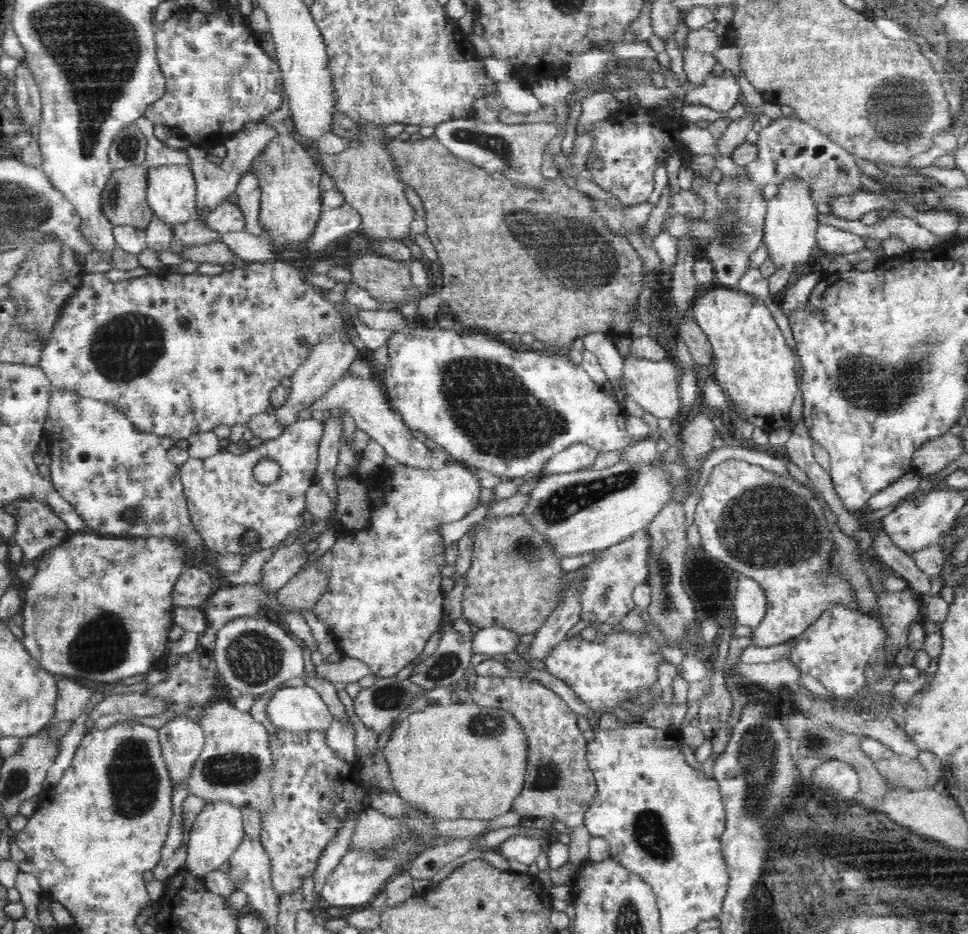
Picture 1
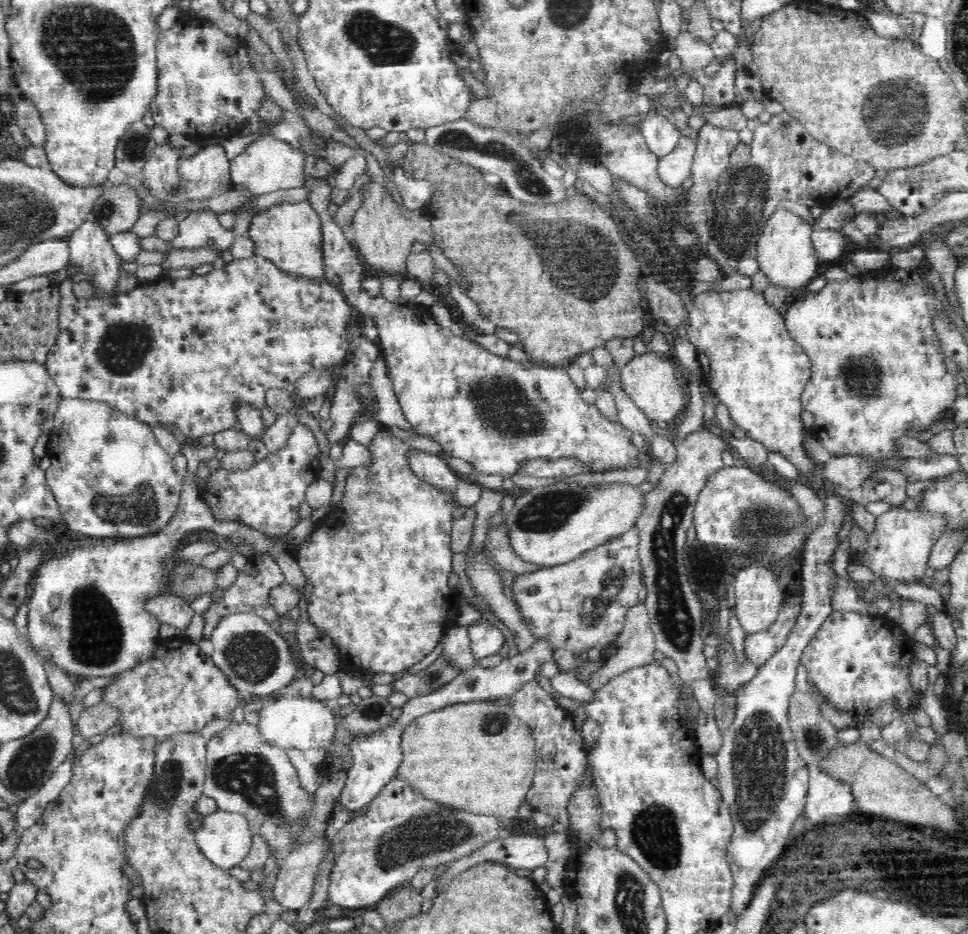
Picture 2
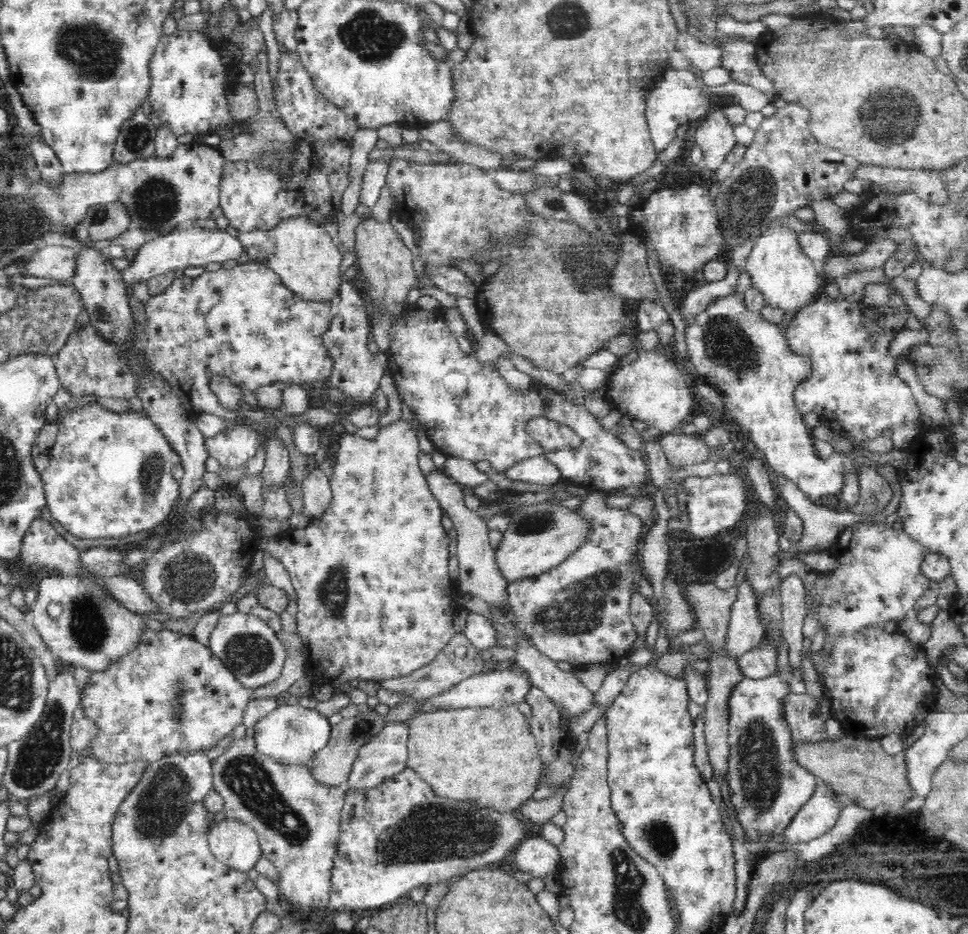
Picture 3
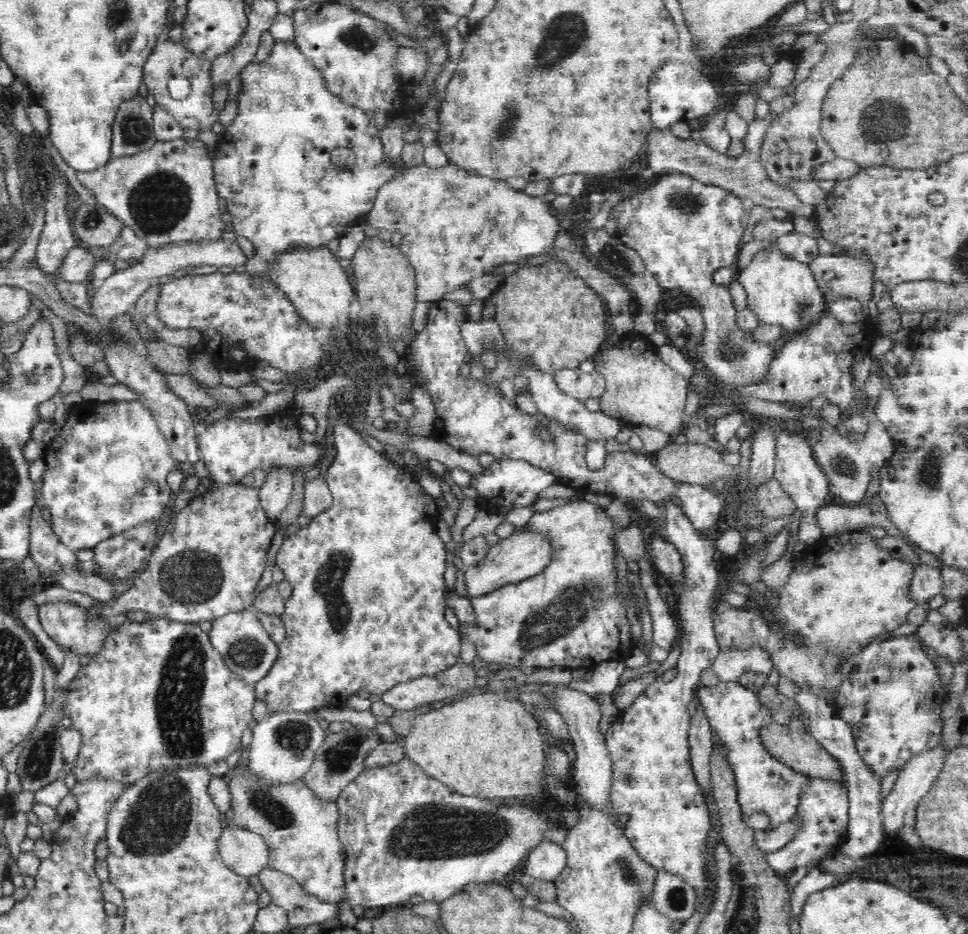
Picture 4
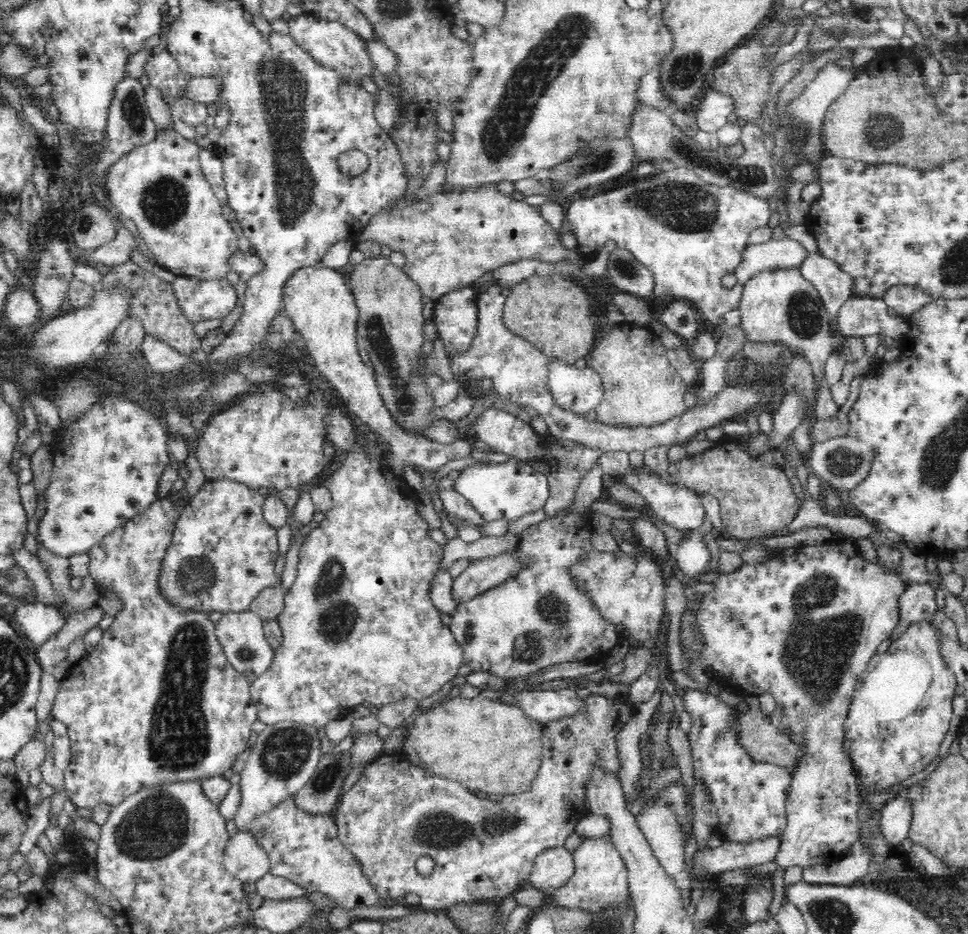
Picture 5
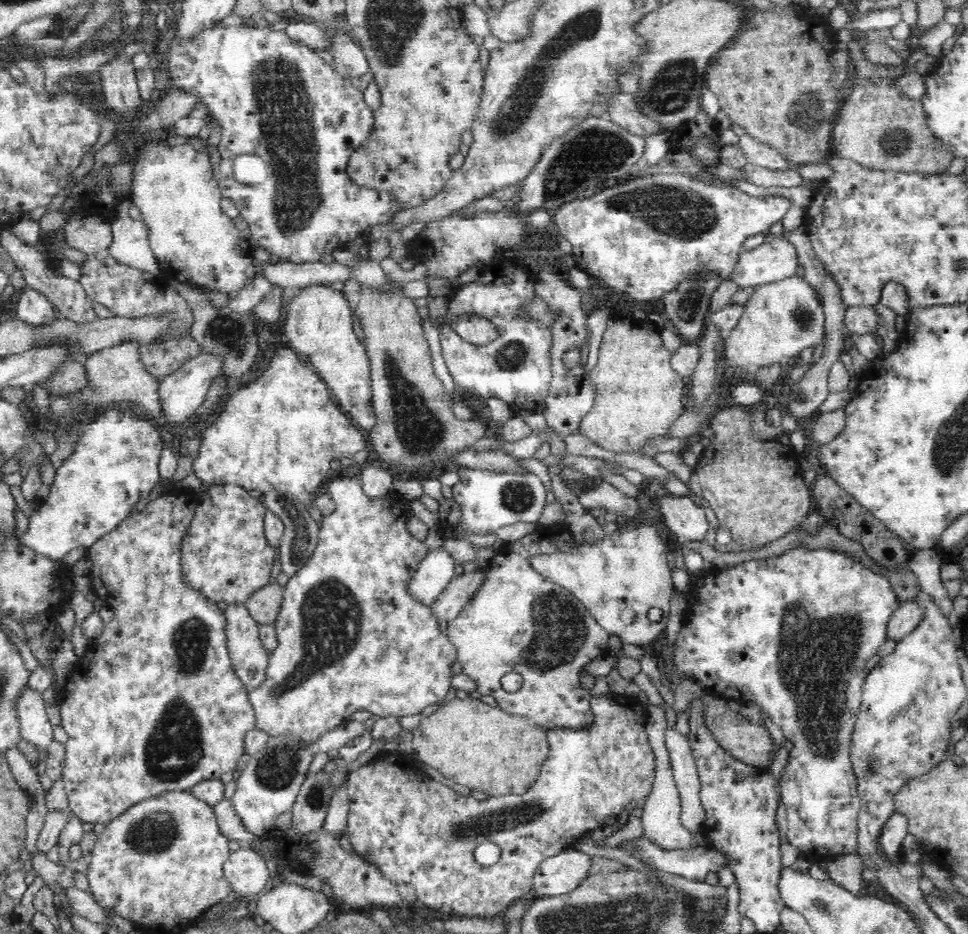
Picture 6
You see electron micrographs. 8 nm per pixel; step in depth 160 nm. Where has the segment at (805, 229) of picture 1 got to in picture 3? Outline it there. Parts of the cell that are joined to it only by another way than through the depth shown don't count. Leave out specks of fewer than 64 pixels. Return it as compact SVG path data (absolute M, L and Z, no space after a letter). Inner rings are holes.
M779 223L770 226L756 239L744 269L751 276L752 285L764 293L766 303L784 310L797 311L808 304L817 295L821 284L818 264L804 253L800 233L792 227Z

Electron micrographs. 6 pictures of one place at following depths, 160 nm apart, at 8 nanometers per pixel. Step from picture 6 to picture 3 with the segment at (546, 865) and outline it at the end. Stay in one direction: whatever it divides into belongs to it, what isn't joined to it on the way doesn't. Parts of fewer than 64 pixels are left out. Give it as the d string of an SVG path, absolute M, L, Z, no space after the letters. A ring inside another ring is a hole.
M544 837L522 839L512 850L512 860L517 870L528 872L532 877L541 877L556 871L562 863L559 849Z

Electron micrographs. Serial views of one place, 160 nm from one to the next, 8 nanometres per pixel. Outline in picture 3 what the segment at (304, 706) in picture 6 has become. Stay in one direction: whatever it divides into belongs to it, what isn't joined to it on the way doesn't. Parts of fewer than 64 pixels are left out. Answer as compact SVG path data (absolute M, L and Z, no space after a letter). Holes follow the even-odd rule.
M400 417L396 422L382 426L378 429L374 440L368 440L361 436L351 433L345 433L339 440L338 455L336 457L336 466L331 476L331 490L333 498L330 506L319 518L311 518L310 524L304 529L290 529L289 532L283 531L272 538L262 538L258 536L256 546L258 552L270 552L270 554L282 562L289 572L293 588L297 594L297 614L298 635L304 642L304 676L312 678L313 686L323 686L329 684L336 688L340 681L359 682L373 680L382 682L389 678L398 678L399 676L408 676L415 670L426 666L432 662L436 655L448 644L454 630L454 614L452 601L454 600L456 590L452 588L451 577L448 575L448 544L450 537L444 531L442 526L442 516L444 510L439 501L432 495L428 482L418 466L418 430L419 422L415 420L404 420Z

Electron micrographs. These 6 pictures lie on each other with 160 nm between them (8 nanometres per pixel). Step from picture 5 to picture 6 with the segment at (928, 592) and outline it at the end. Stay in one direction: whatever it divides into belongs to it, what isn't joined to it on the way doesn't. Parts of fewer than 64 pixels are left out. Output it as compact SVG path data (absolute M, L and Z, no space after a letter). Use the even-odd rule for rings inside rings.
M916 598L899 604L888 622L888 637L898 642L904 635L910 634L922 620L925 608L917 602Z

